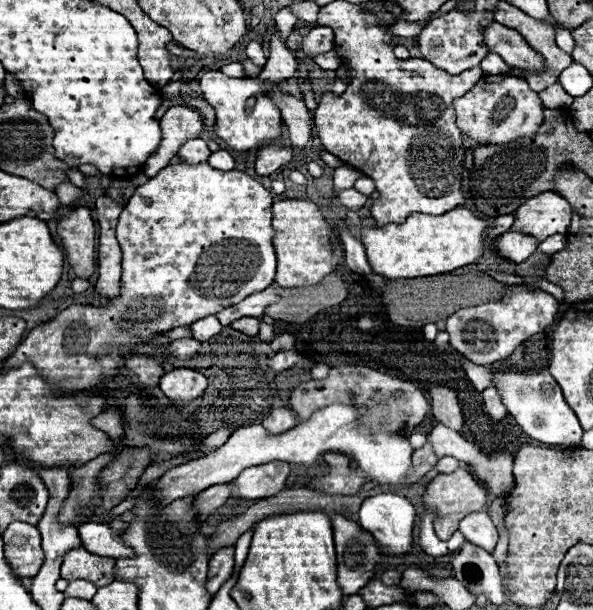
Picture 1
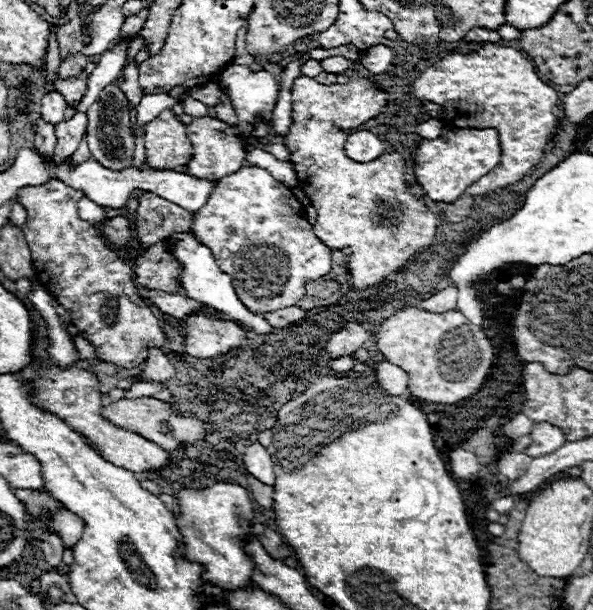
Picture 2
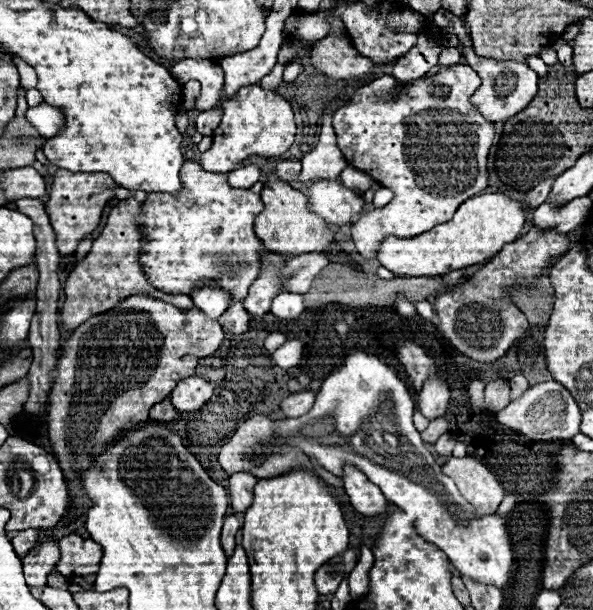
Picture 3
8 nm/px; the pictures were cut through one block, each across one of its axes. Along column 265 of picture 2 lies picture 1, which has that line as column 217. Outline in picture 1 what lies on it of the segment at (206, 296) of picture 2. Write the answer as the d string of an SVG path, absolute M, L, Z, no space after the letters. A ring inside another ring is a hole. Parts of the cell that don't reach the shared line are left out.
M210 314L210 316L206 316L206 318L200 318L200 320L192 322L194 338L200 340L200 342L210 340L212 336L220 334L220 330L222 330L222 326L220 326L220 322L218 322L218 318L216 318L214 314Z

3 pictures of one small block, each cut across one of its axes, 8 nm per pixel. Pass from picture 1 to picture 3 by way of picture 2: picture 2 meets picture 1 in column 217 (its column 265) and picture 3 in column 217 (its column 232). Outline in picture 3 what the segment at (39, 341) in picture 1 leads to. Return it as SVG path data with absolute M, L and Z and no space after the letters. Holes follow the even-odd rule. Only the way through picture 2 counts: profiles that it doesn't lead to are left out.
M184 162L180 170L182 190L178 194L148 192L144 200L144 214L140 214L140 226L144 226L144 250L140 250L140 264L148 282L166 294L188 294L196 290L198 284L216 282L230 294L232 302L242 302L248 294L248 286L260 274L260 250L262 242L254 234L254 218L262 212L260 194L250 190L238 190L228 184L228 174L206 172L198 162Z

